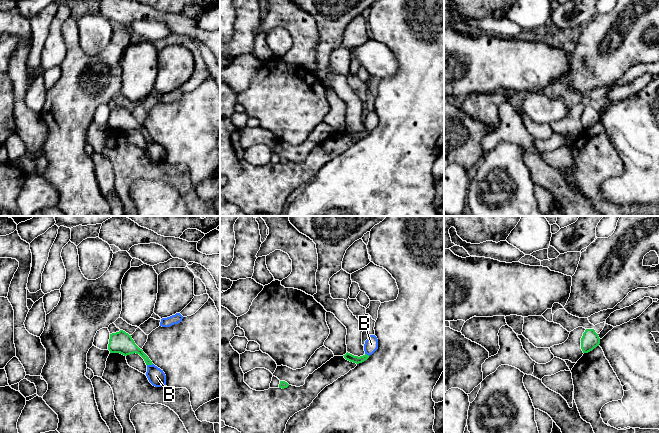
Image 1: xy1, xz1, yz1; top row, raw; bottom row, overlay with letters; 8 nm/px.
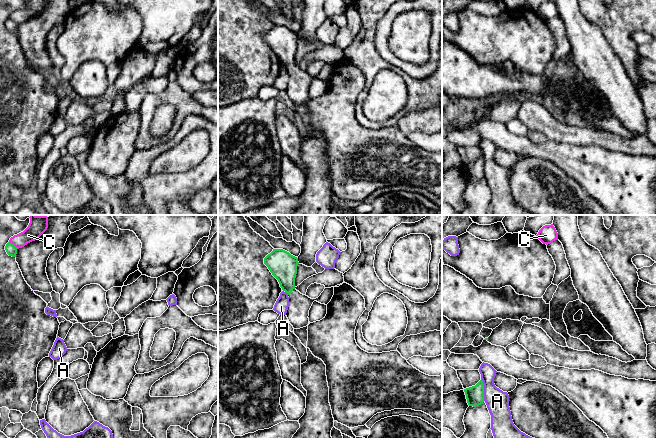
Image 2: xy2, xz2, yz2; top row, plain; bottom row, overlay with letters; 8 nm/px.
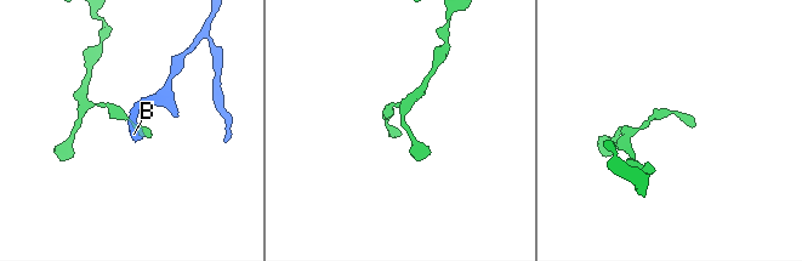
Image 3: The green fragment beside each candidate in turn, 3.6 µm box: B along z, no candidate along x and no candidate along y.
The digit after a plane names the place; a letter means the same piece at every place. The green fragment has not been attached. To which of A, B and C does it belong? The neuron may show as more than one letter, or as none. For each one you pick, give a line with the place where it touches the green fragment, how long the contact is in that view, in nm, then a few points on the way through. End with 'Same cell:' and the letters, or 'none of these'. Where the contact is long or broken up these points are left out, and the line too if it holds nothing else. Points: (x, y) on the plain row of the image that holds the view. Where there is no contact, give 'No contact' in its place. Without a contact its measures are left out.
Same cell: none of these

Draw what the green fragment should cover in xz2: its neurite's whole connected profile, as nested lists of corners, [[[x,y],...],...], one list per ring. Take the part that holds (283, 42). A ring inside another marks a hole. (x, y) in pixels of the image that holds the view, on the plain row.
[[[273,25],[264,34],[264,40],[278,56],[282,66],[288,70],[289,83],[286,92],[294,105],[300,105],[309,100],[309,86],[314,77],[327,81],[334,71],[334,63],[325,64],[316,75],[311,75],[297,67],[295,54],[298,34],[283,25]]]

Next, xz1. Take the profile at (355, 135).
[[[348,128],[343,132],[346,136],[353,138],[353,139],[356,139],[356,140],[362,139],[369,134],[369,131],[367,131],[367,130],[358,133],[358,132],[354,132]]]

